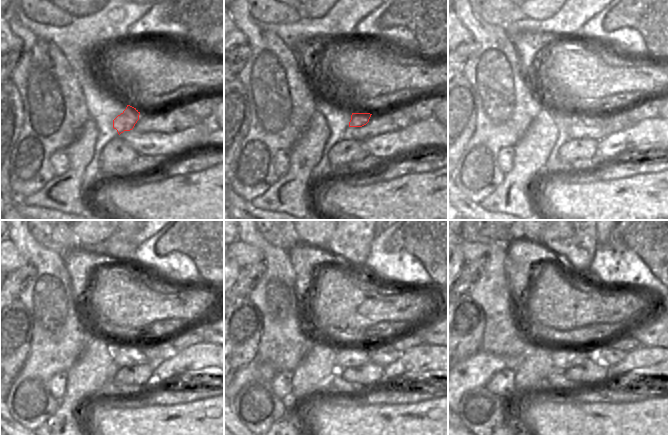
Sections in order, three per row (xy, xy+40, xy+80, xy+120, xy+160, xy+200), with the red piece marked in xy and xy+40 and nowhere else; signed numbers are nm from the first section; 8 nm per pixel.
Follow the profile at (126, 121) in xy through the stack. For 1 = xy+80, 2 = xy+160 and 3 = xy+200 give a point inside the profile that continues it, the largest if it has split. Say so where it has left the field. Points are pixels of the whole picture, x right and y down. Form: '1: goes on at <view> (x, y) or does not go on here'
1: goes on at xy+80 (585, 119)
2: goes on at xy+160 (383, 354)
3: goes on at xy+200 (609, 356)

